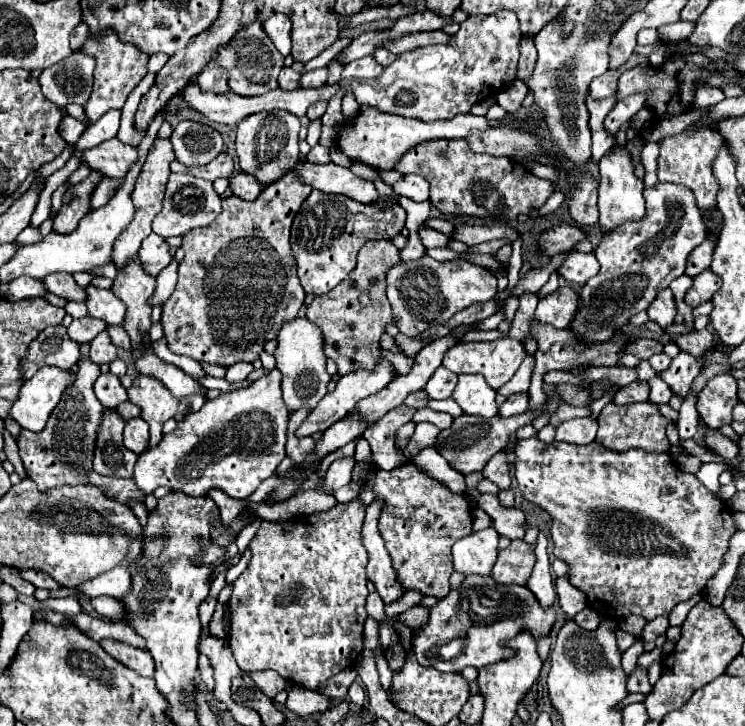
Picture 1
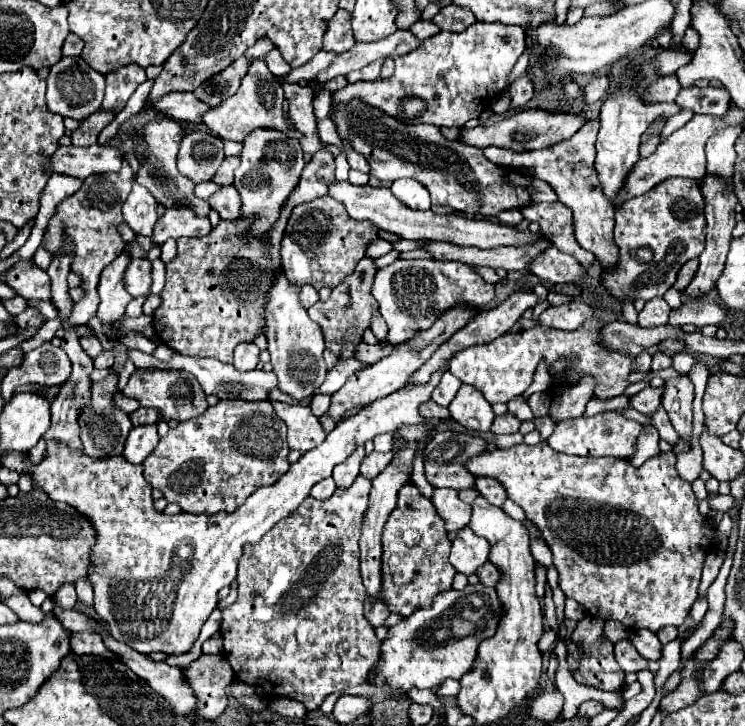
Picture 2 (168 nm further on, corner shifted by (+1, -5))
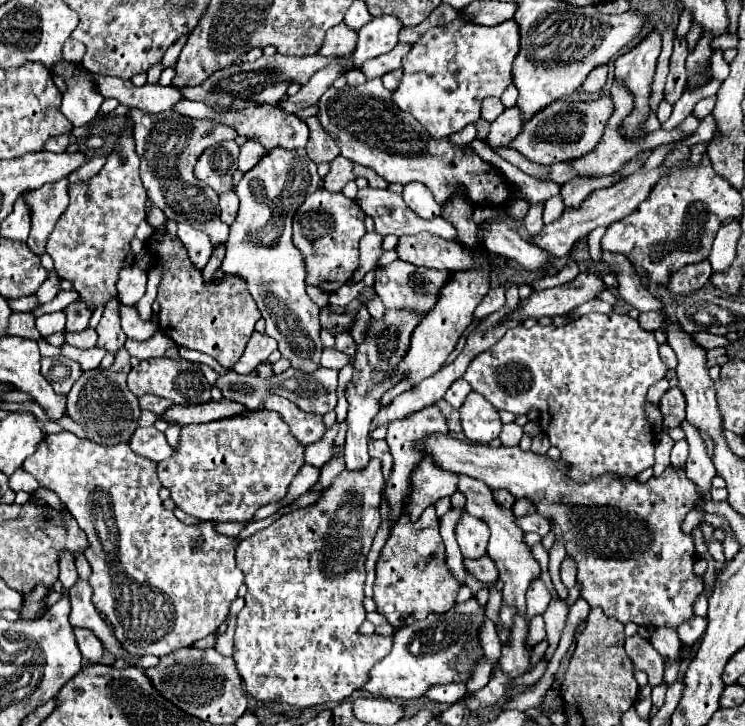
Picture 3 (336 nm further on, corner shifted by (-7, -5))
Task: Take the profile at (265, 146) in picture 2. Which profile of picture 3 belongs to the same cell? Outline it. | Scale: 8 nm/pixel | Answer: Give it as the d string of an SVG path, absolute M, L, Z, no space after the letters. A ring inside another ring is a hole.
M271 150L235 186L241 206L231 224L225 258L221 262L225 274L247 282L247 290L267 322L265 332L277 340L283 358L291 360L291 366L303 372L319 368L317 362L323 352L319 338L321 308L305 292L305 262L291 242L291 218L307 194L313 194L319 186L317 164L307 158L305 150Z

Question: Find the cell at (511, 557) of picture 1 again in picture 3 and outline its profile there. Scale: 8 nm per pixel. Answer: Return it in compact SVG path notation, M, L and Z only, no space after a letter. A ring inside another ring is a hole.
M487 554L479 560L465 560L465 570L481 582L495 582L499 576L495 562Z

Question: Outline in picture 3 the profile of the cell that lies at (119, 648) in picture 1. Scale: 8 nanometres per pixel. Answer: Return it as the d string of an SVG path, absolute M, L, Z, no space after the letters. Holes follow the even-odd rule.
M73 628L73 634L77 638L77 646L79 646L79 650L81 650L85 660L97 662L103 656L103 644L91 630L87 630L87 628Z

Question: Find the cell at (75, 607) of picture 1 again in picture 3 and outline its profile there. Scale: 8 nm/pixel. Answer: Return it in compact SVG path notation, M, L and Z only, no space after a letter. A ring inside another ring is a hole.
M63 550L63 554L59 556L59 580L63 584L65 590L69 590L75 582L77 582L77 570L75 570L75 560L71 556L69 550Z

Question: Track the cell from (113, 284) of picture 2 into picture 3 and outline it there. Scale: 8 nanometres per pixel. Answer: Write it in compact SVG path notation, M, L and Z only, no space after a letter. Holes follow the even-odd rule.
M113 298L111 302L107 302L107 308L103 312L103 318L97 326L97 334L99 334L99 340L97 340L97 346L107 350L107 352L117 352L119 348L123 348L127 336L123 334L121 330L121 324L119 324L119 300Z

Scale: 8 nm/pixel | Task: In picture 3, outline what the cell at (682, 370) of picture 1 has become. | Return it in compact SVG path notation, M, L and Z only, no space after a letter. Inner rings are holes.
M687 420L681 422L681 428L685 430L687 442L689 442L689 458L687 458L685 474L697 486L697 492L703 498L711 490L711 482L713 482L717 470L715 470L711 458L707 456L705 442L699 436L699 430L695 426L691 426Z

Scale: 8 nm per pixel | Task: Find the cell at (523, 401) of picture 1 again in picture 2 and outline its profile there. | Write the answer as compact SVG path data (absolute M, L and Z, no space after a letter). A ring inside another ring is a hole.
M507 412L507 414L503 414L503 416L495 416L491 430L493 430L495 434L513 434L513 432L519 430L519 426L521 426L519 418L517 418L515 414Z

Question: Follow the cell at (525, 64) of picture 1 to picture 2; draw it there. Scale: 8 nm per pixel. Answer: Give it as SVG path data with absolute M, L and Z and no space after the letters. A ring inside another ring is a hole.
M521 74L519 78L515 78L515 82L509 86L509 94L511 94L511 106L513 108L527 104L531 100L531 96L535 94L531 78L527 74Z

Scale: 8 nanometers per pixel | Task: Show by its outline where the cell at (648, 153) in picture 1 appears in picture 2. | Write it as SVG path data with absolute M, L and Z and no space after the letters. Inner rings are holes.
M681 110L679 114L671 116L671 118L667 120L667 124L665 124L661 136L659 136L661 142L663 142L665 138L669 138L675 130L679 130L683 124L687 124L687 120L691 120L691 118L693 118L693 110Z

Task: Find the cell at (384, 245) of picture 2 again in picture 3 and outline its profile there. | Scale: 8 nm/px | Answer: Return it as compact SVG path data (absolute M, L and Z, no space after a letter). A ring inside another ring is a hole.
M367 232L361 240L359 240L359 248L361 248L361 262L359 262L359 268L355 270L355 274L351 276L351 280L347 282L347 286L353 286L357 282L363 280L363 276L375 268L377 264L377 258L383 254L383 248L381 248L381 240L383 236L377 234L377 232Z

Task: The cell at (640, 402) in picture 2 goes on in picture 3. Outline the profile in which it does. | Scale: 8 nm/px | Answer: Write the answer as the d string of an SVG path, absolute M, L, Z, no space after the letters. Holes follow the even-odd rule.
M671 388L659 404L659 410L663 414L663 430L677 428L685 420L685 398L679 388Z

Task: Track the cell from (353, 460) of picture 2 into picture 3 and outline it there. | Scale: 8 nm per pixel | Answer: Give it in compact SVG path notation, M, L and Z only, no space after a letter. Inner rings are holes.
M391 308L385 310L385 316L381 320L373 320L365 332L365 340L357 344L355 362L353 362L353 378L345 388L345 398L349 402L347 412L347 438L345 438L345 462L347 470L361 470L369 462L367 442L369 442L369 426L375 414L381 408L381 396L399 384L403 376L395 376L401 358L407 354L407 348L411 344L411 334L415 326L421 322L421 314L407 308Z

